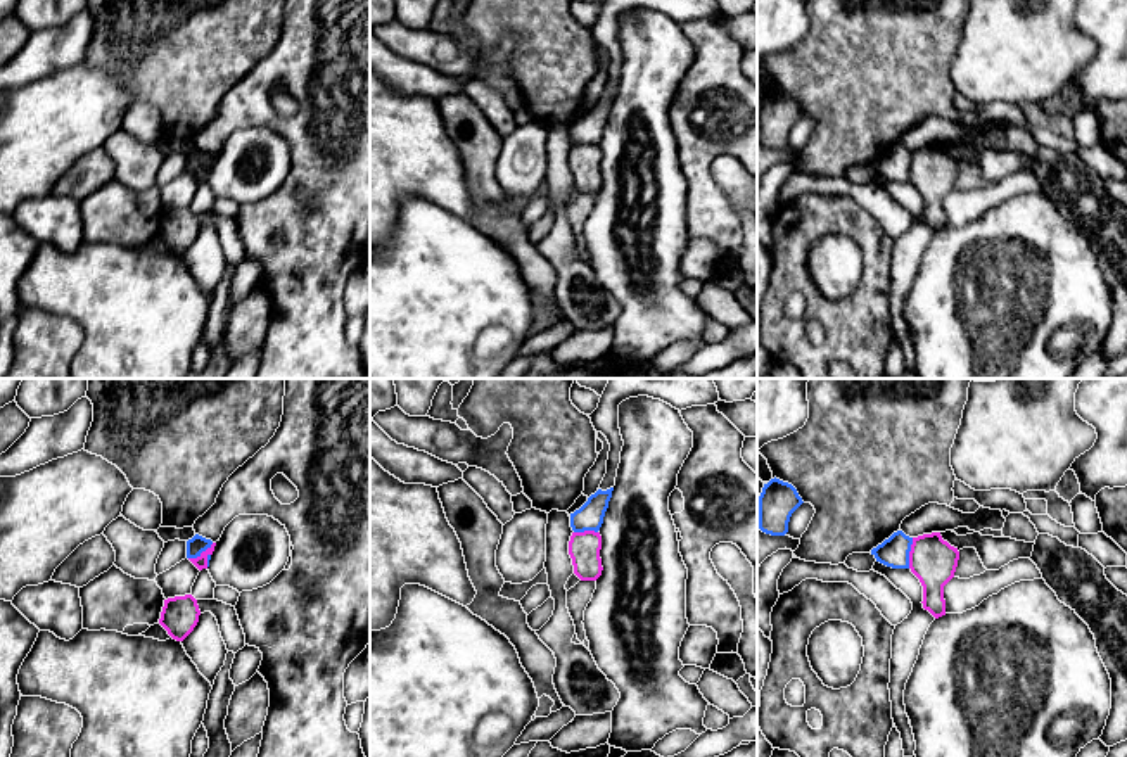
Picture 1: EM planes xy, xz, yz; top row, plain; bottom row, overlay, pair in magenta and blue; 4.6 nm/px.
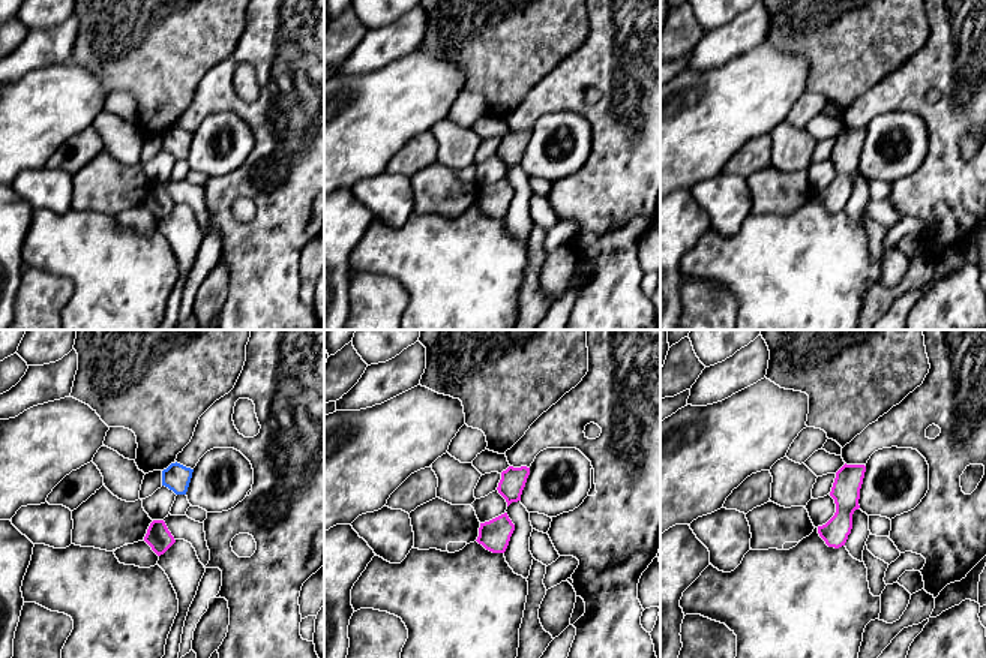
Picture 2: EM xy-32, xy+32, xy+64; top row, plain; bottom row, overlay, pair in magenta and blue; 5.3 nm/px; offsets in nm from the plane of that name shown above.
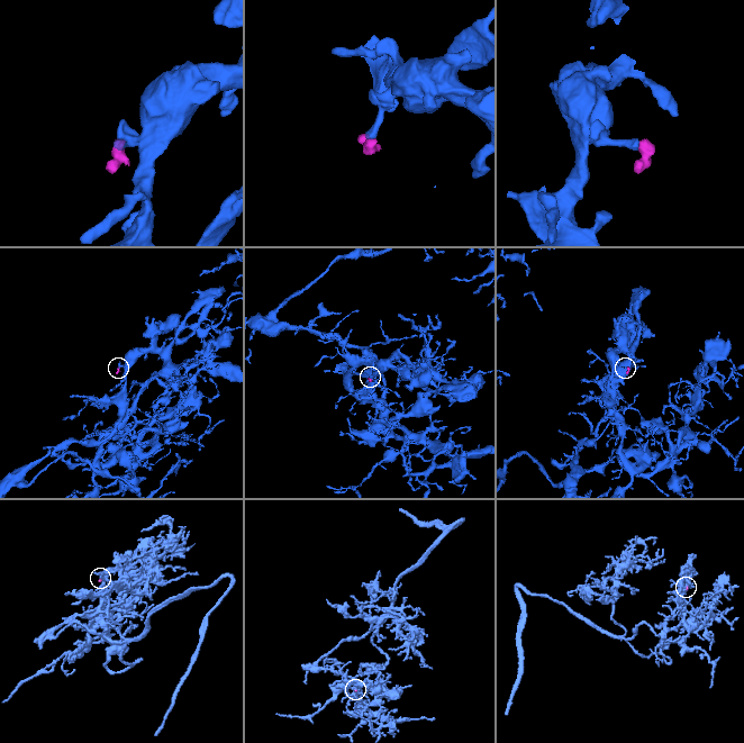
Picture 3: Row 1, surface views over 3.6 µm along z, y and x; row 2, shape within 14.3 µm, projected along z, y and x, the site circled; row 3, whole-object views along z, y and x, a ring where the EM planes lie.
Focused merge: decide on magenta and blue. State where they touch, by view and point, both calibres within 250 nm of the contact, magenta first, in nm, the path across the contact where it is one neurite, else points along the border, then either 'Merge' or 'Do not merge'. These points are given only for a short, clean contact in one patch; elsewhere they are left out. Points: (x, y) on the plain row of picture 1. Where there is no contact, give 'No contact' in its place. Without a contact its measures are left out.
Touches magenta at yz (910, 166). Thickness 220 nm (magenta) against 140 nm. Do not merge

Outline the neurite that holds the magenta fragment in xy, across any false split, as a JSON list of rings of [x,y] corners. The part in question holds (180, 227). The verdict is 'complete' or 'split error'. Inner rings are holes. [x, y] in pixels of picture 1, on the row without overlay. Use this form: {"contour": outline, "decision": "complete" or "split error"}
{"contour": [[[192,207],[175,209],[164,213],[159,237],[168,244],[168,247],[183,254],[199,235],[199,218]]], "decision": "complete"}

